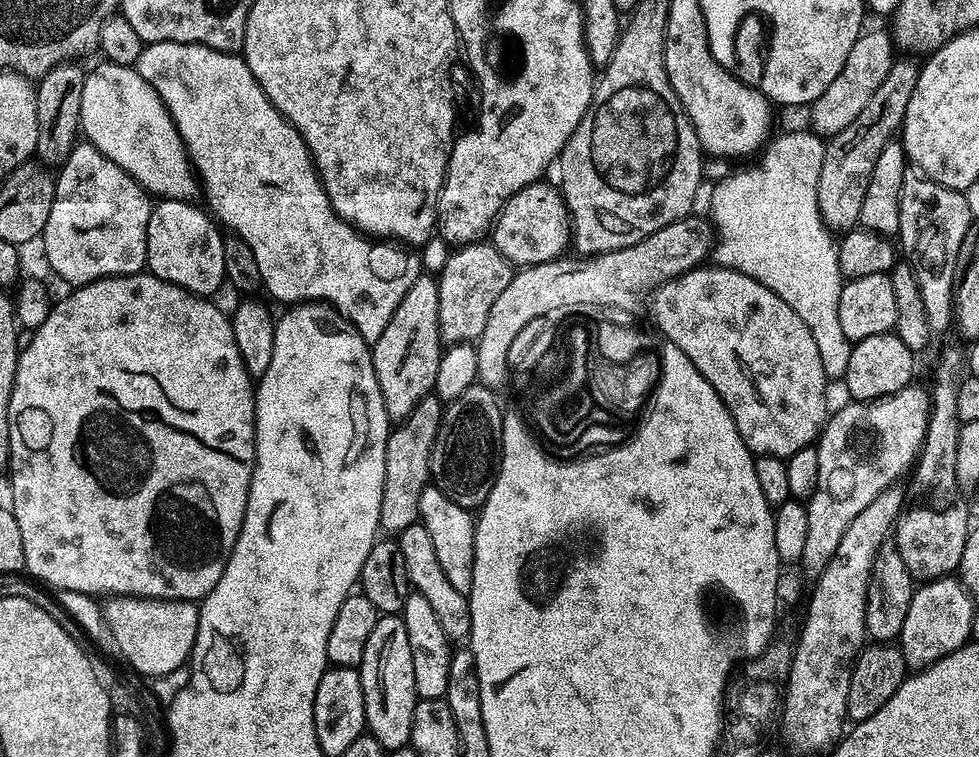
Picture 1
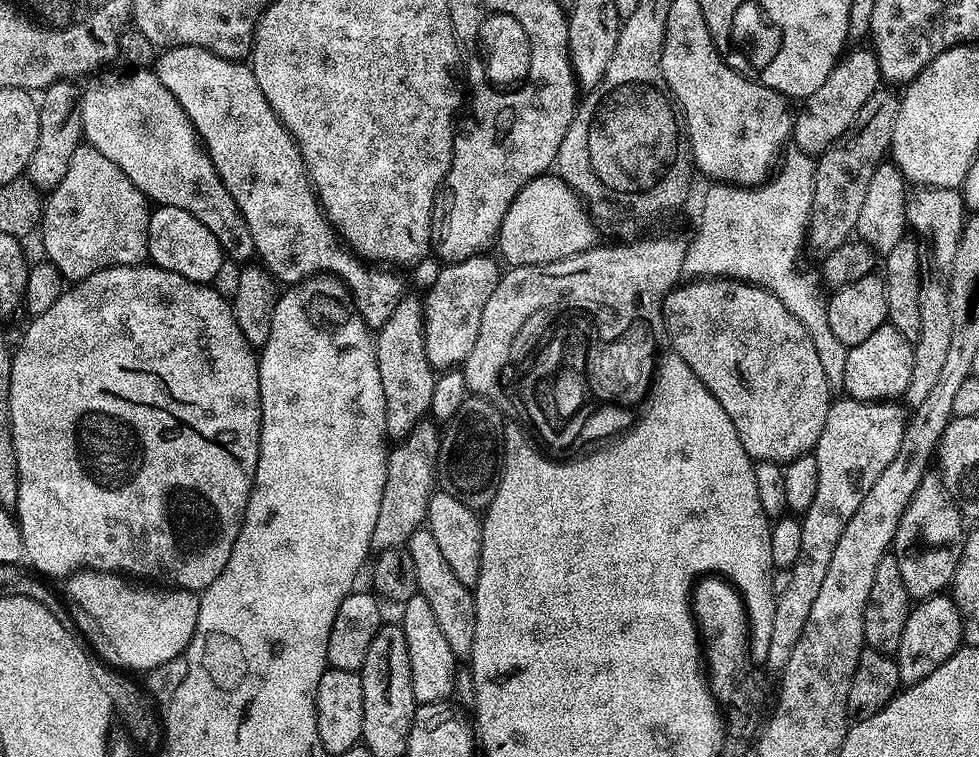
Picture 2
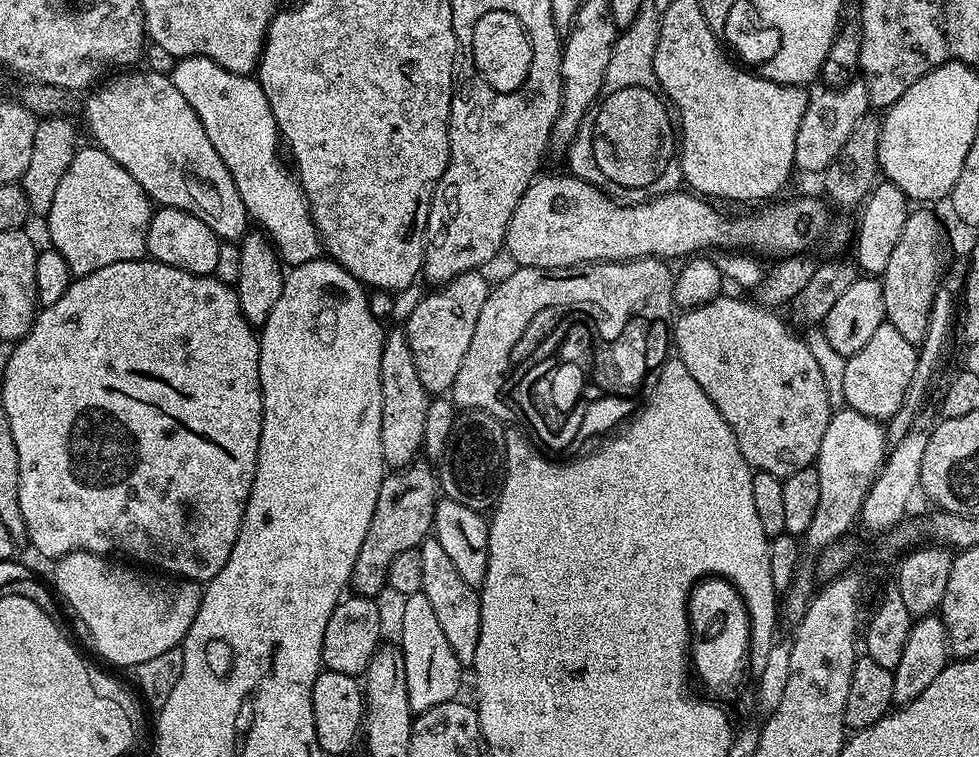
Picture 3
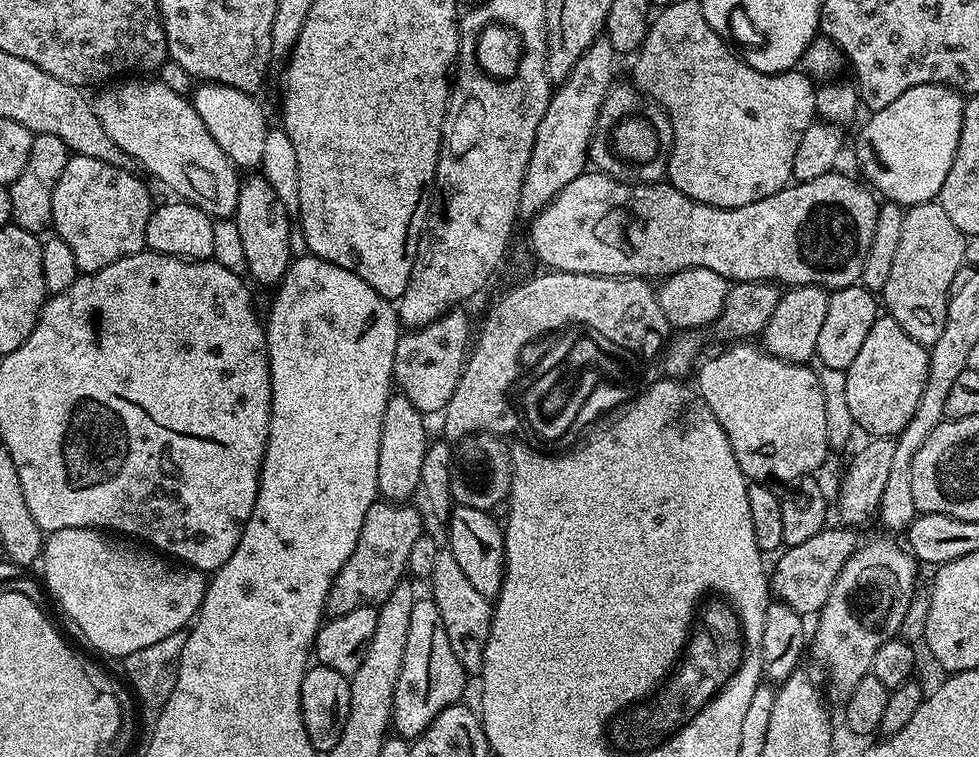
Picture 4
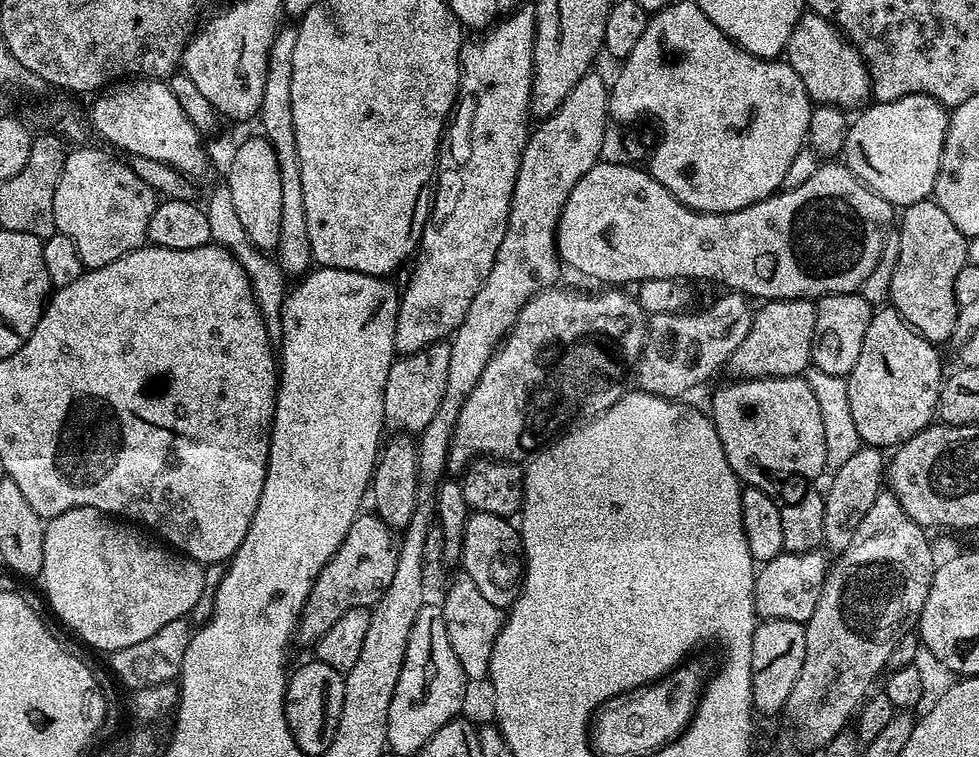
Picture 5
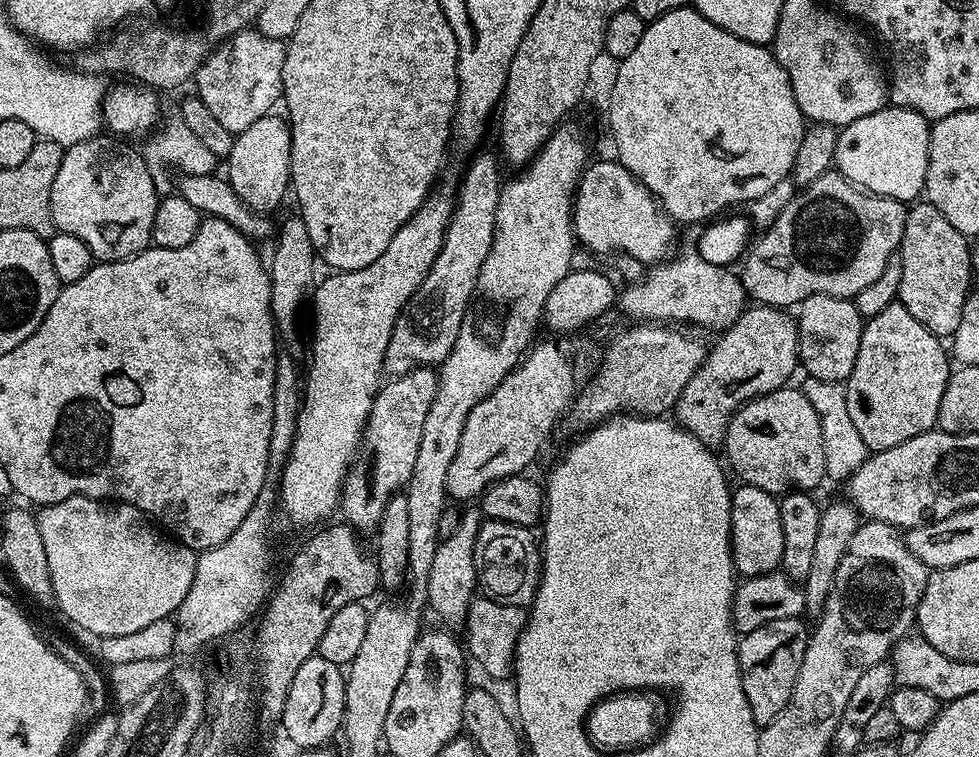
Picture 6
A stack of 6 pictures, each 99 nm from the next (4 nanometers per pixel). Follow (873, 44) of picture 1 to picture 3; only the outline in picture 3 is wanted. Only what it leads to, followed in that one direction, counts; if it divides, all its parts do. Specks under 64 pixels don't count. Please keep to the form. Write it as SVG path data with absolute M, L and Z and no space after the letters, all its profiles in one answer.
M857 78L850 84L824 90L813 95L806 106L806 114L802 114L802 126L798 126L798 138L794 142L794 165L804 172L823 174L838 158L838 150L846 146L846 138L854 130L854 126L863 116L869 115L868 91L863 79Z

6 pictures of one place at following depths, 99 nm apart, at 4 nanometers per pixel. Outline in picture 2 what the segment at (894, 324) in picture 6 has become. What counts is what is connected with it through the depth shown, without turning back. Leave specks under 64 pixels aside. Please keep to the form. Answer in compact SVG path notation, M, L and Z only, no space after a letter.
M884 323L846 354L844 392L851 399L869 402L892 402L903 397L910 386L910 370L914 370L913 341L907 340L892 324Z

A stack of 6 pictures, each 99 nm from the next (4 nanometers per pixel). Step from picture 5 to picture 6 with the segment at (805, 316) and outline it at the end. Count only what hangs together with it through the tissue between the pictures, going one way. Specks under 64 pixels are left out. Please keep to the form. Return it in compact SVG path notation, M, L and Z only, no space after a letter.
M745 307L744 313L719 333L720 341L709 347L708 357L686 382L674 409L675 423L716 450L723 445L732 417L743 404L785 387L796 368L798 372L800 342L796 321L788 315L783 308Z

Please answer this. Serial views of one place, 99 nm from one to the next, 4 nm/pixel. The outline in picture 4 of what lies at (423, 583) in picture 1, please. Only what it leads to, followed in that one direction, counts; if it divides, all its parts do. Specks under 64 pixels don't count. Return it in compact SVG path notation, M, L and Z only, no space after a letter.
M447 550L438 552L430 584L430 598L438 606L438 614L442 614L442 626L446 626L446 638L450 638L450 650L454 650L454 658L458 658L465 673L479 674L484 665L484 651L492 625L493 605L489 597L478 594L478 590L470 586L470 578L462 574L458 562L454 562L454 554Z

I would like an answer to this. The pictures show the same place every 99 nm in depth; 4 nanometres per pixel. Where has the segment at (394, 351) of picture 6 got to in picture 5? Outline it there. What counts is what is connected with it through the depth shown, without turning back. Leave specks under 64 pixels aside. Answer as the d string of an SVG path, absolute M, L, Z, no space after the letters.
M521 3L512 9L503 18L496 21L498 25L498 42L502 44L502 38L506 36L506 48L500 50L496 58L486 58L482 54L482 37L477 35L469 39L460 49L460 94L456 97L455 109L446 125L444 139L440 141L440 154L436 162L436 174L434 177L434 195L430 201L430 215L428 223L424 225L424 233L420 239L420 247L415 253L416 265L412 268L412 277L408 280L408 289L403 289L400 297L400 309L396 315L396 352L407 354L417 352L431 344L439 344L447 341L455 332L456 327L466 318L466 310L470 310L470 302L474 302L474 294L479 290L480 283L490 274L490 266L494 266L494 258L498 254L498 246L502 246L502 238L506 238L506 226L510 214L510 202L514 194L514 182L518 178L520 169L520 156L524 153L524 147L528 145L530 135L530 113L532 110L532 78L536 71L536 9L531 3Z

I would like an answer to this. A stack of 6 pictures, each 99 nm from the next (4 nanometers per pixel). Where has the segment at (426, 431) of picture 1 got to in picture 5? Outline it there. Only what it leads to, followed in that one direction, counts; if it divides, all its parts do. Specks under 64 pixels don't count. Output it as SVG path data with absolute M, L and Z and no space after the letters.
M361 511L354 518L347 538L342 541L340 548L332 556L326 566L322 566L316 575L314 586L310 590L304 611L300 613L298 625L298 640L308 646L316 641L346 614L346 610L355 608L371 609L386 594L386 586L394 578L394 566L398 566L398 536L391 526L382 522L375 511Z

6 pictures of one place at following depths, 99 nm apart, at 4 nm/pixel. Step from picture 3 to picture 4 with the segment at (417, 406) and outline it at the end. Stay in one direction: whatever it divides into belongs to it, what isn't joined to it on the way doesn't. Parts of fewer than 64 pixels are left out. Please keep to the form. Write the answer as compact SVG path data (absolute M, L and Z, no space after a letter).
M403 394L389 395L382 434L378 446L378 493L389 502L408 502L421 491L422 462L430 447L428 432L424 429L425 413L418 411Z

